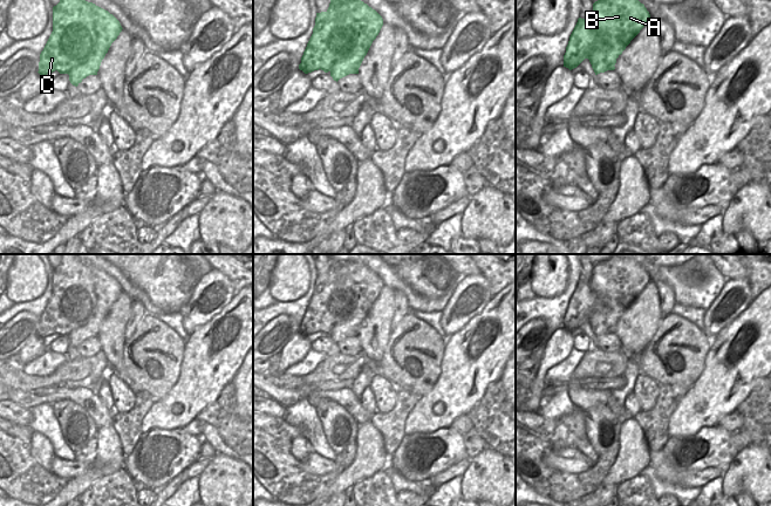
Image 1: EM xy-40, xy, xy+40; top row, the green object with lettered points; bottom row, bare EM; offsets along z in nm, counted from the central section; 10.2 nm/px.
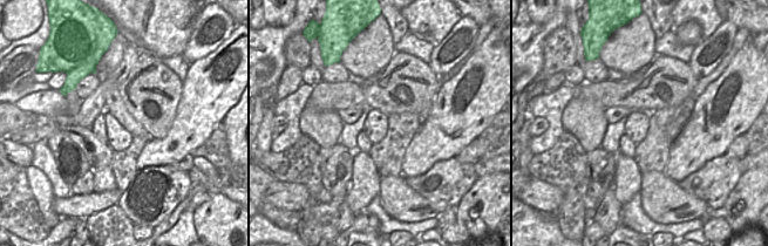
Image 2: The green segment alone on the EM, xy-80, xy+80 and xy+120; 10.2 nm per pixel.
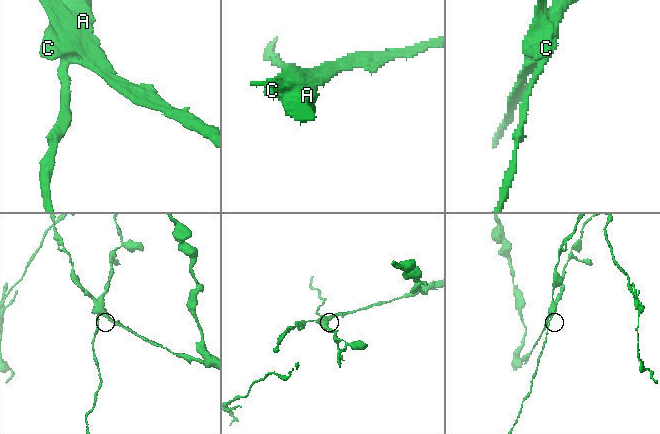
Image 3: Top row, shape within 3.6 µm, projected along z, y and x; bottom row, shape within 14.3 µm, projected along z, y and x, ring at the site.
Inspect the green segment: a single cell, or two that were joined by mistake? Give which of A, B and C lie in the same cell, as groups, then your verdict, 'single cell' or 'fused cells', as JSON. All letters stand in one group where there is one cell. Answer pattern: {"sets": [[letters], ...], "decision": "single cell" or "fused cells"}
{"sets": [["A", "C"], ["B"]], "decision": "fused cells"}

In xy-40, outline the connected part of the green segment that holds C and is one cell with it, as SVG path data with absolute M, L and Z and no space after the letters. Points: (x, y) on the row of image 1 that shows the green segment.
M59 2L53 7L53 32L40 54L37 73L42 76L55 70L69 74L73 68L88 62L88 73L97 75L102 60L122 29L121 23L110 16L98 18L96 21L91 16L84 16L80 21Z

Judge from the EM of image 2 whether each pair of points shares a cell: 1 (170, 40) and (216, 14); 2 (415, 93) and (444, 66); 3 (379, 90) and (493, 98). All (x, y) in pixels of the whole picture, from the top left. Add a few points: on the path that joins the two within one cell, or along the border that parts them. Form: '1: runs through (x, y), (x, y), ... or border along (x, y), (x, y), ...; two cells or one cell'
1: border along (201, 12), (190, 39), (182, 52); two cells
2: border along (428, 63), (429, 68), (437, 76); two cells
3: border along (439, 88), (429, 114), (425, 120); two cells

